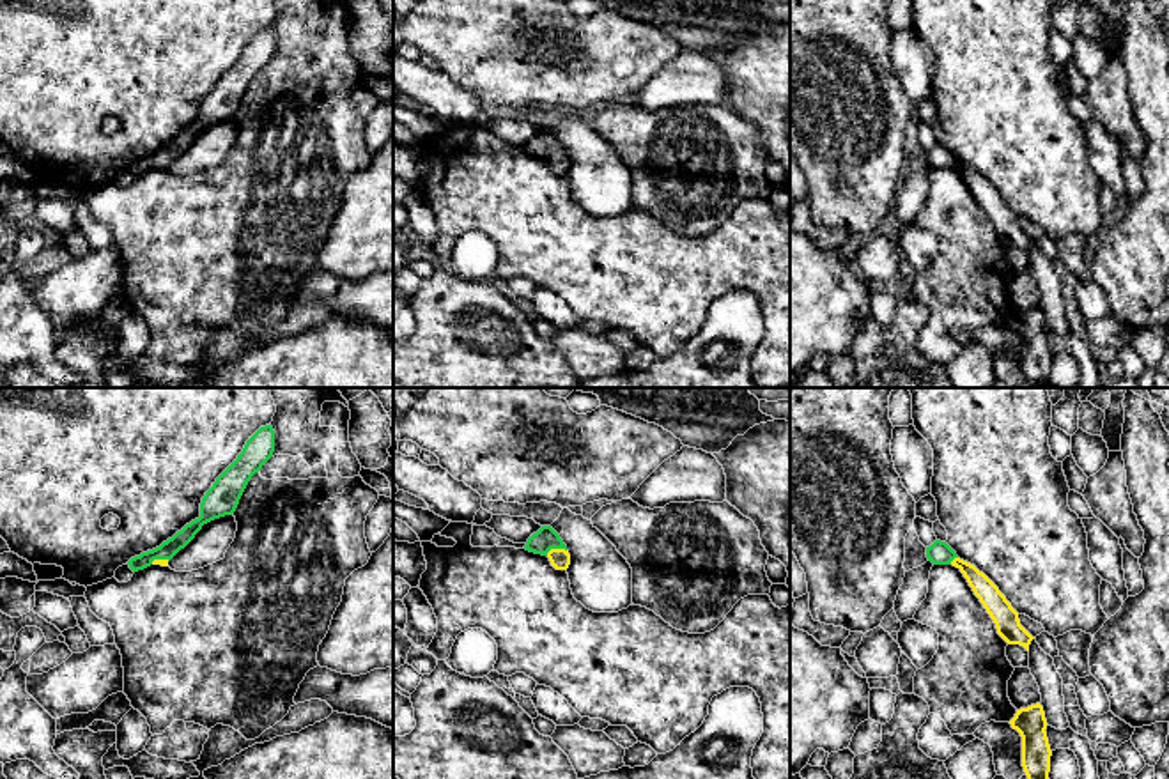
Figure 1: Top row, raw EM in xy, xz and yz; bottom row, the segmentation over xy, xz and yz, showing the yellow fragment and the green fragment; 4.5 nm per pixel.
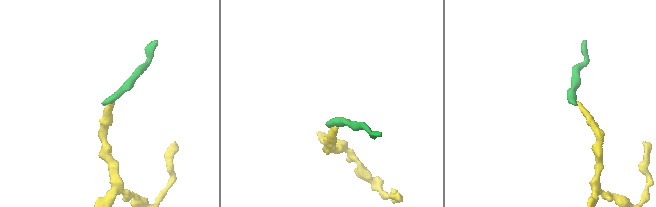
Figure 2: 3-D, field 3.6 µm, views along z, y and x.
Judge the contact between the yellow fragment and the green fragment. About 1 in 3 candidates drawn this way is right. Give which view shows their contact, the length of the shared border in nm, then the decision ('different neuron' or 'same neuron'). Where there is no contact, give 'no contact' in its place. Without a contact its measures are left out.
xz | 100 nm | same neuron

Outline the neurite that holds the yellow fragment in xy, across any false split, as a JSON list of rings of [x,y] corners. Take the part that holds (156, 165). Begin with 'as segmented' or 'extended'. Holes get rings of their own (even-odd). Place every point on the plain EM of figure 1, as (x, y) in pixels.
extended; [[[271,28],[260,30],[244,48],[237,62],[216,81],[200,106],[200,120],[186,127],[159,150],[142,156],[128,165],[133,175],[151,168],[168,170],[168,165],[184,152],[204,127],[232,119],[239,103],[255,76],[273,60],[275,34]]]

